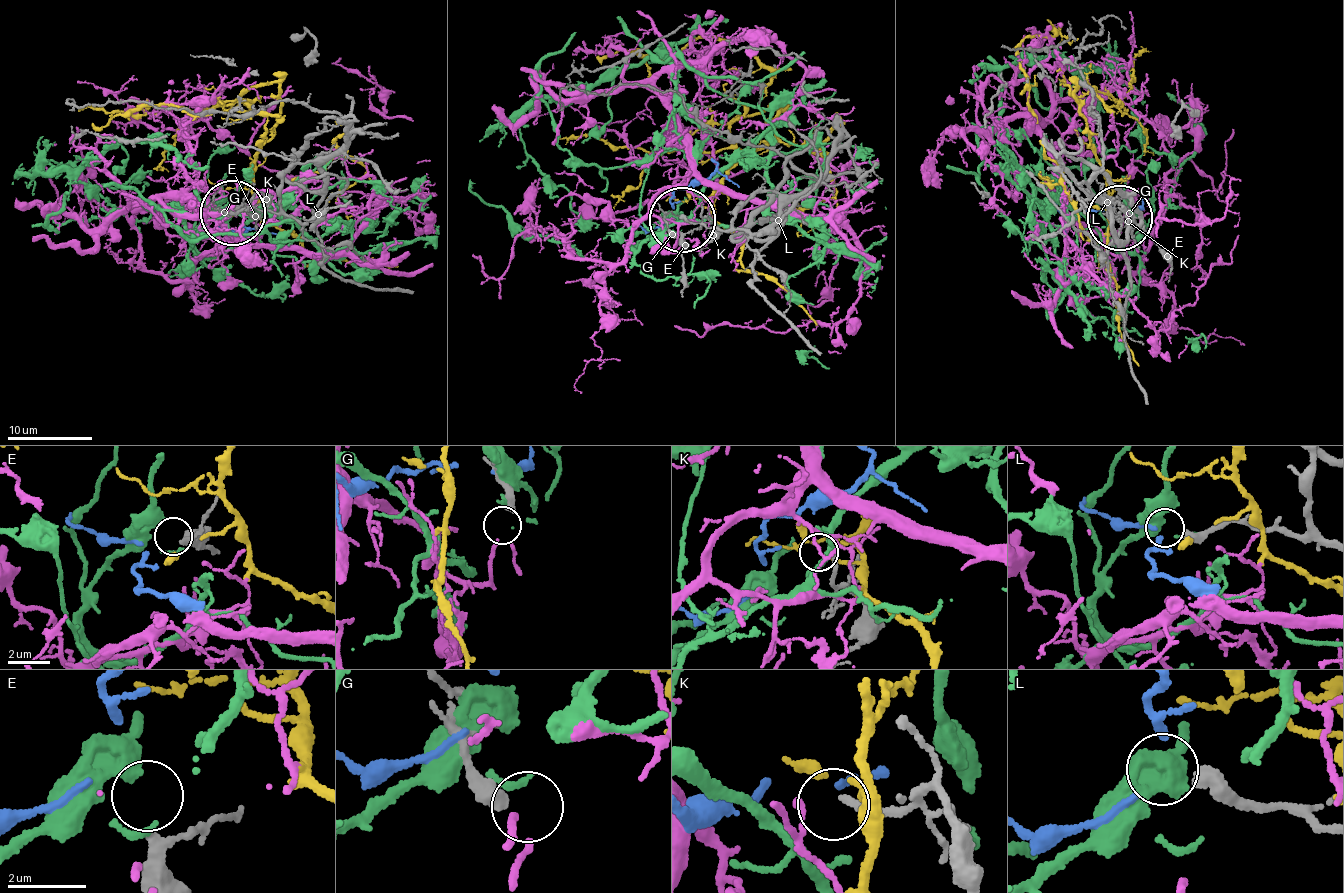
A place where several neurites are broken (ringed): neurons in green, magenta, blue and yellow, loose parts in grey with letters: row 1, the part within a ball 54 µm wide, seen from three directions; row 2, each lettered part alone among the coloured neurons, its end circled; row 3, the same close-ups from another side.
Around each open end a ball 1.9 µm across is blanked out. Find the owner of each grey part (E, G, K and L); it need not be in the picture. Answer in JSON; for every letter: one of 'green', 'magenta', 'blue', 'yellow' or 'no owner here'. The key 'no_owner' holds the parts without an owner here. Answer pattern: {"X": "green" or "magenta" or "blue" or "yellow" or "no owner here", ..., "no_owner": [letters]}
{"E": "green", "G": "magenta", "K": "no owner here", "L": "blue", "no_owner": ["K"]}

